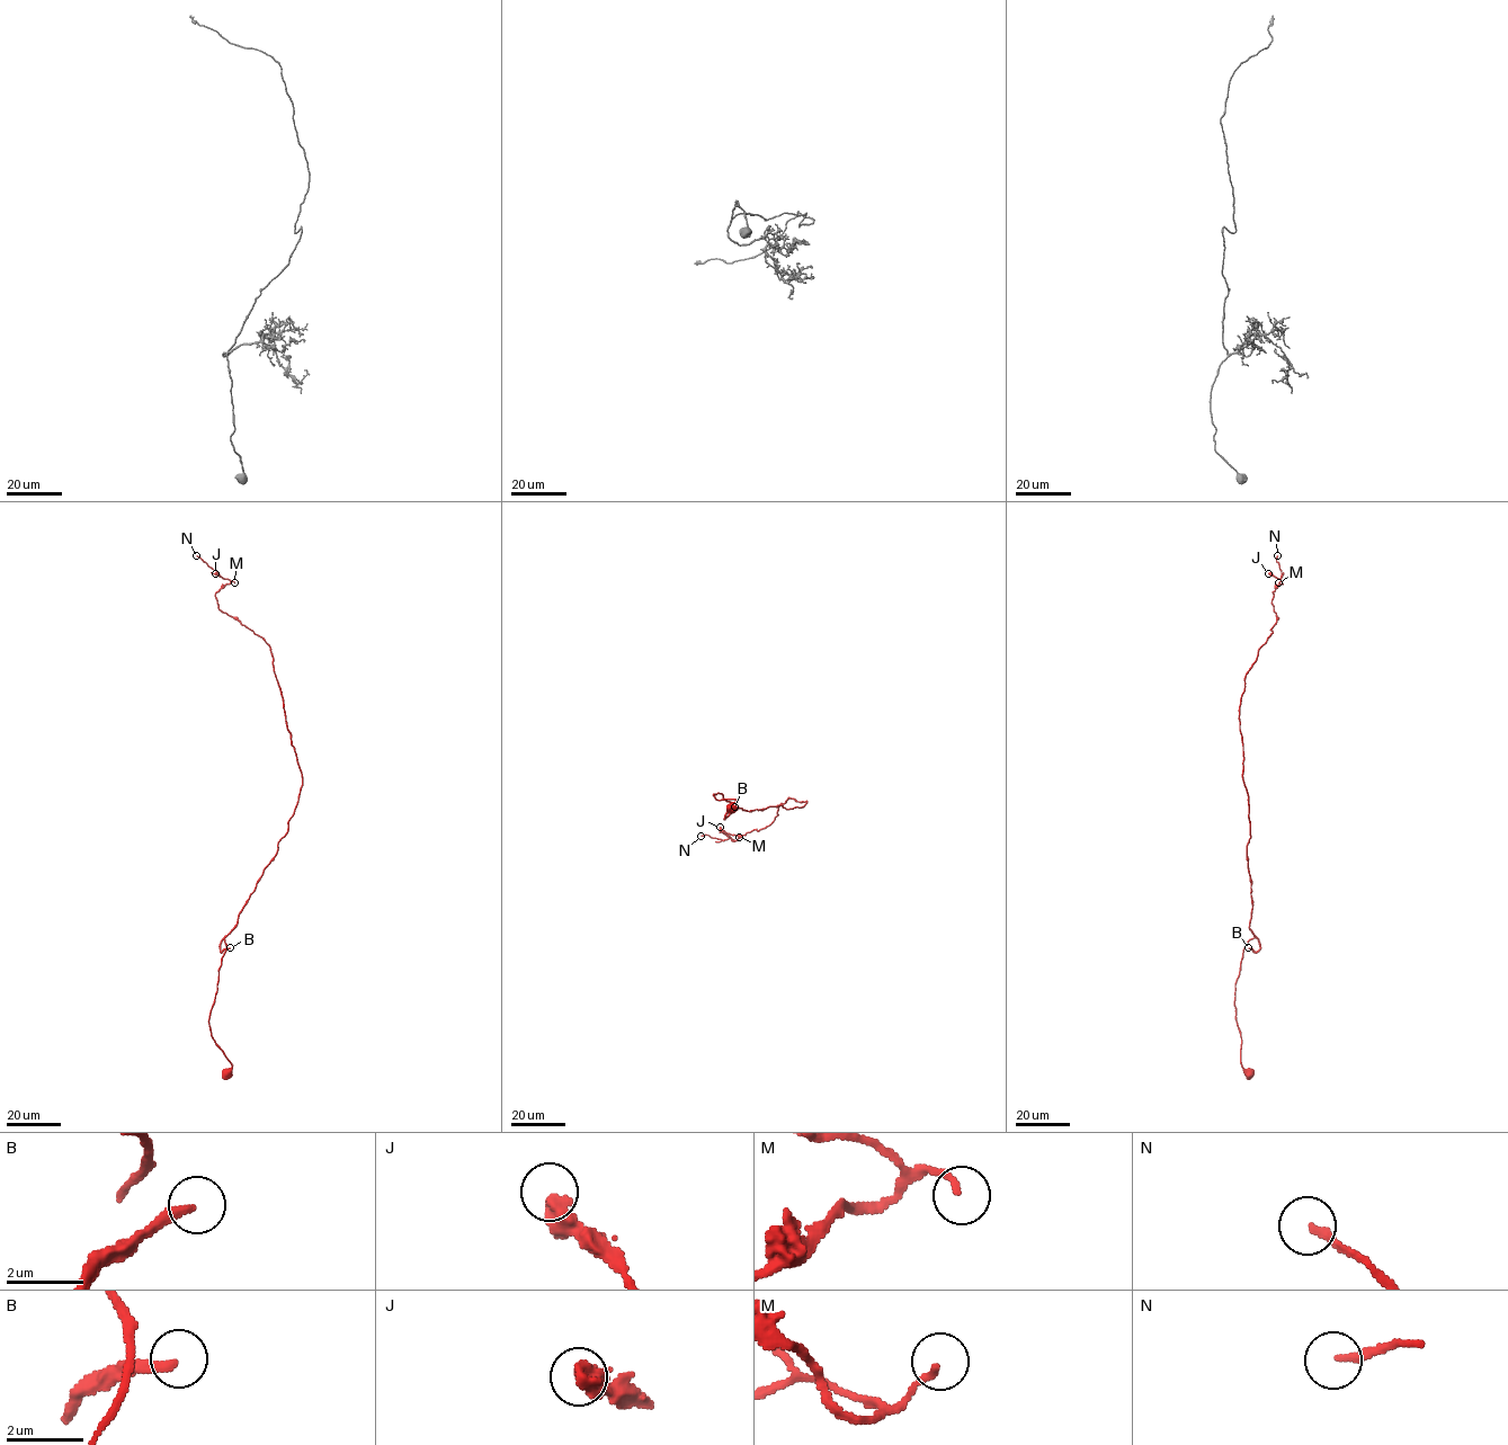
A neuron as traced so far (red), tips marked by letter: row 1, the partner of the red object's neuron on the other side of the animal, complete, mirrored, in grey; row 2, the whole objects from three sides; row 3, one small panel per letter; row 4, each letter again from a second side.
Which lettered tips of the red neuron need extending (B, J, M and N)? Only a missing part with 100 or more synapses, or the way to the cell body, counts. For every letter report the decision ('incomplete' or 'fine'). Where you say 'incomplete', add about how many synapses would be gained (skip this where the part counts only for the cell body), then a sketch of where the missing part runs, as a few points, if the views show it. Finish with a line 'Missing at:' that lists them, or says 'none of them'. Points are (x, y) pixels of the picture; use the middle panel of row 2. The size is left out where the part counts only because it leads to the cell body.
B: incomplete; 350 synapses; course (734, 806), (741, 804), (748, 813), (781, 835), (783, 843), (824, 850), (845, 843), (838, 840)
J: fine
M: fine
N: fine
Missing at: B

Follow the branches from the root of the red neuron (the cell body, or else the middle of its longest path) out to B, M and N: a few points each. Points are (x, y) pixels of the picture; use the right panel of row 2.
B: (1249, 1072), (1241, 1063), (1234, 1006), (1243, 951), (1256, 937), (1260, 948), (1255, 952), (1248, 947)
M: (1249, 1072), (1234, 1006), (1243, 951), (1254, 937), (1239, 710), (1247, 671), (1276, 622), (1278, 582)
N: (1249, 1072), (1234, 1006), (1243, 951), (1254, 937), (1239, 710), (1247, 671), (1276, 622), (1277, 555)

